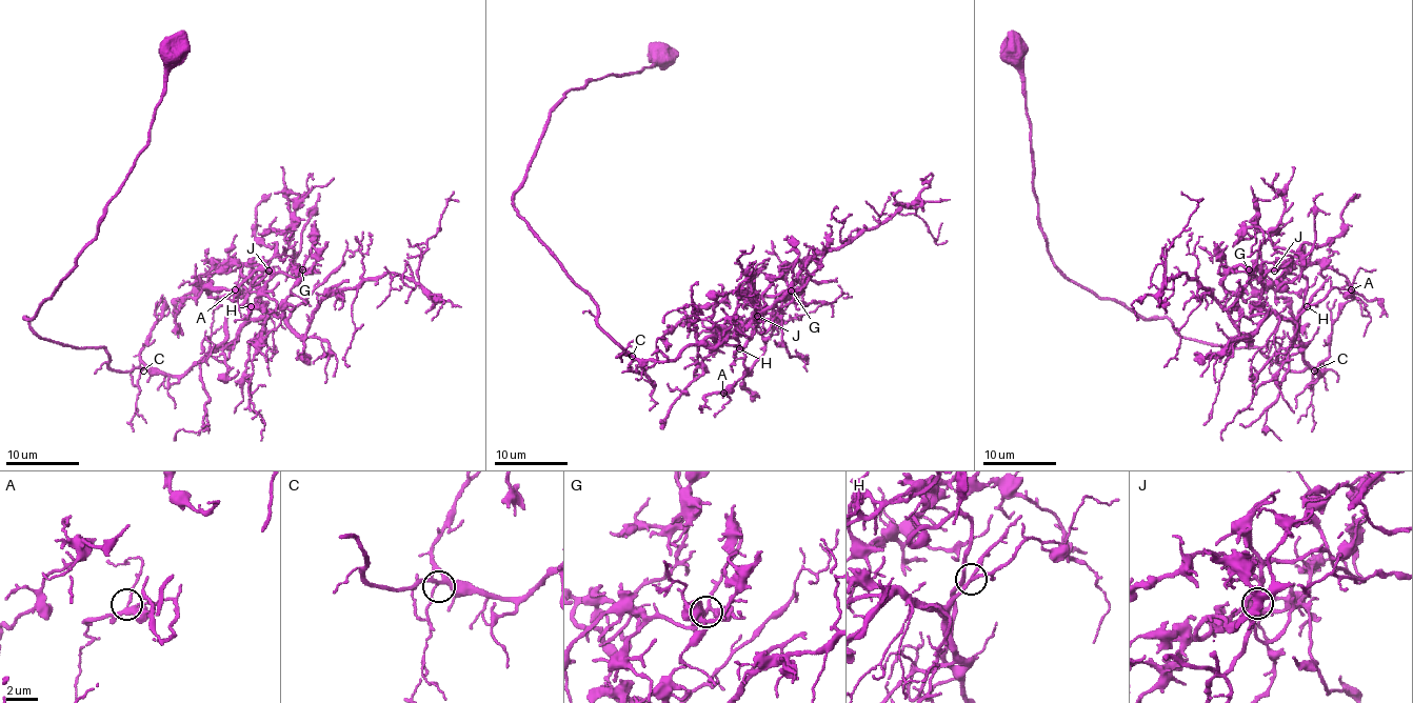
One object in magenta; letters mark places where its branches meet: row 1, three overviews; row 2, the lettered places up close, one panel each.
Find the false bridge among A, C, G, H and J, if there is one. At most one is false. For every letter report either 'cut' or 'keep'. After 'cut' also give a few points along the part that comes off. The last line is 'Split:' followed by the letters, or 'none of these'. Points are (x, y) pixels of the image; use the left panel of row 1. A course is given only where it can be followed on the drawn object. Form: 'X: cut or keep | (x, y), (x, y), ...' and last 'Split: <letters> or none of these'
A: keep
C: keep
G: keep
H: keep
J: keep
Split: none of these

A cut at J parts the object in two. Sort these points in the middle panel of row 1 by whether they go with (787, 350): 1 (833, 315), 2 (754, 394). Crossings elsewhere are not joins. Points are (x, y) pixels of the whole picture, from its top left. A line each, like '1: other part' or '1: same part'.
1: other part
2: same part

